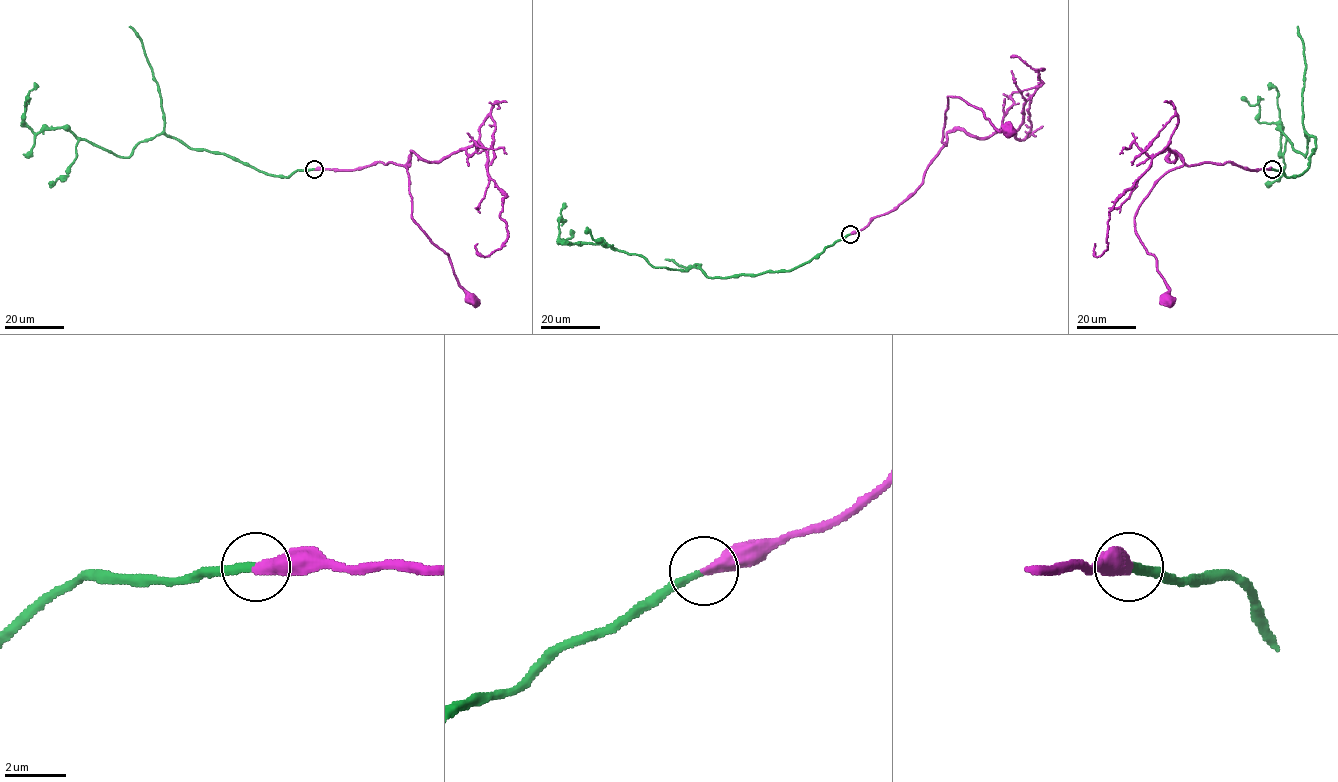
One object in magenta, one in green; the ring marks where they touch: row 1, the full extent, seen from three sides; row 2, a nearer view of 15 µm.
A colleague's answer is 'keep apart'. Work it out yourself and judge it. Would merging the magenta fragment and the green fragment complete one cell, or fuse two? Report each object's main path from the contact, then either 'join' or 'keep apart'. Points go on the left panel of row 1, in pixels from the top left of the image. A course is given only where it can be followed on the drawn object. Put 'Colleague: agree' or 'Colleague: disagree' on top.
Colleague: disagree
course magenta (314, 169), (409, 162), (412, 220), (449, 256), (472, 300); course green (314, 169), (275, 176), (163, 134), (117, 157), (65, 128), (34, 133), (23, 123), (29, 97); join

